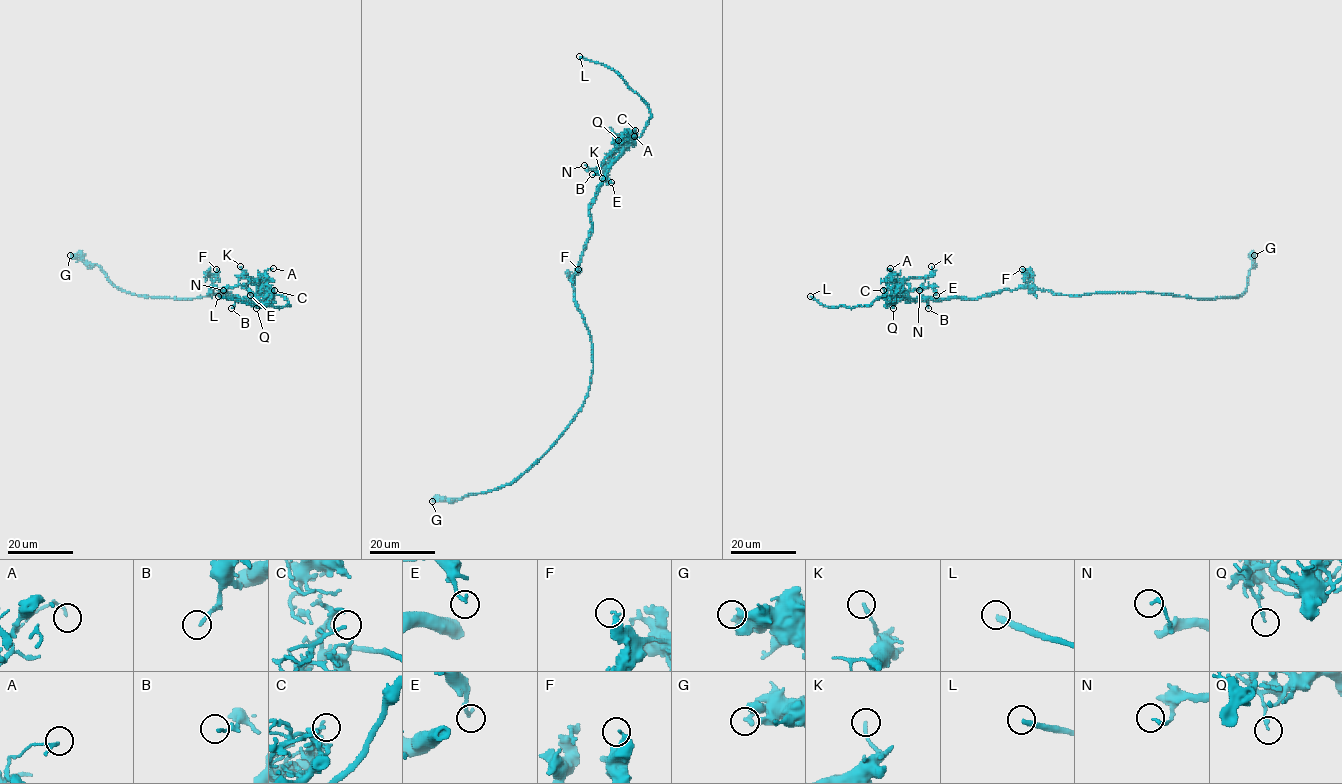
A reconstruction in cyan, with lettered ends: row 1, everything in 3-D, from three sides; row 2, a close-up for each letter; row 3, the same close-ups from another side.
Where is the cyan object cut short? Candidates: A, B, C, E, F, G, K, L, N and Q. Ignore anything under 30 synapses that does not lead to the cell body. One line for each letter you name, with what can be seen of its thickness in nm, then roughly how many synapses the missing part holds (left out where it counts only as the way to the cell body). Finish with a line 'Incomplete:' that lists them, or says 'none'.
L: 300 nm
Incomplete: L

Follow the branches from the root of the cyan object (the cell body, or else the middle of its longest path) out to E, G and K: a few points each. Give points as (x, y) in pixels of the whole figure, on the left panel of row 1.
E: (213, 293), (211, 289), (215, 288), (229, 298), (258, 296), (245, 287), (250, 295)
G: (213, 293), (226, 295), (231, 292), (189, 298), (137, 295), (118, 289), (98, 266), (87, 265), (70, 255)
K: (213, 293), (211, 289), (215, 288), (229, 298), (257, 297), (260, 285), (251, 278), (243, 277), (240, 266)

